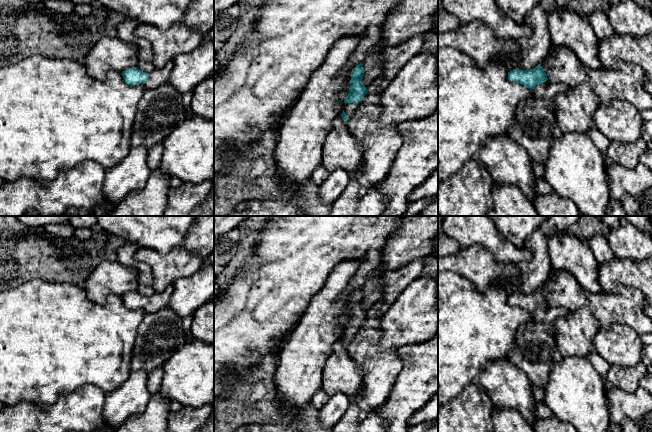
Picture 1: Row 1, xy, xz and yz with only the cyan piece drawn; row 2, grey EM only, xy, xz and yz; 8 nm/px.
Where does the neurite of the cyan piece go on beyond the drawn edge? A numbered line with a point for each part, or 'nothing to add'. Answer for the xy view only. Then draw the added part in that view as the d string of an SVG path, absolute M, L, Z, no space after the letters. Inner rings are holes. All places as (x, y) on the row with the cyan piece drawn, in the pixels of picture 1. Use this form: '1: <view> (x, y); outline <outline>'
1: xy (158, 77); outline M170 61L165 66L155 69L153 72L149 73L148 79L144 84L146 89L155 89L167 83L172 69L173 61Z

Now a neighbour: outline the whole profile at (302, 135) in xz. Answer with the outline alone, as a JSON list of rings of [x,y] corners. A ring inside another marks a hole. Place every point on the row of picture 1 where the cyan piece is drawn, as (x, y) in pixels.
[[[344,37],[338,40],[326,54],[321,66],[315,70],[298,101],[285,117],[279,130],[275,149],[276,167],[280,173],[279,187],[284,196],[301,195],[302,187],[322,161],[322,149],[333,121],[345,108],[344,100],[351,85],[351,72],[358,65],[350,65],[349,58],[359,44],[359,37]]]

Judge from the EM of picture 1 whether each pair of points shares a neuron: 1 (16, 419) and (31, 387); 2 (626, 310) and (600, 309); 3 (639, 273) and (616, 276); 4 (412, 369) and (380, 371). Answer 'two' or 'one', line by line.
1: two
2: one
3: one
4: two

